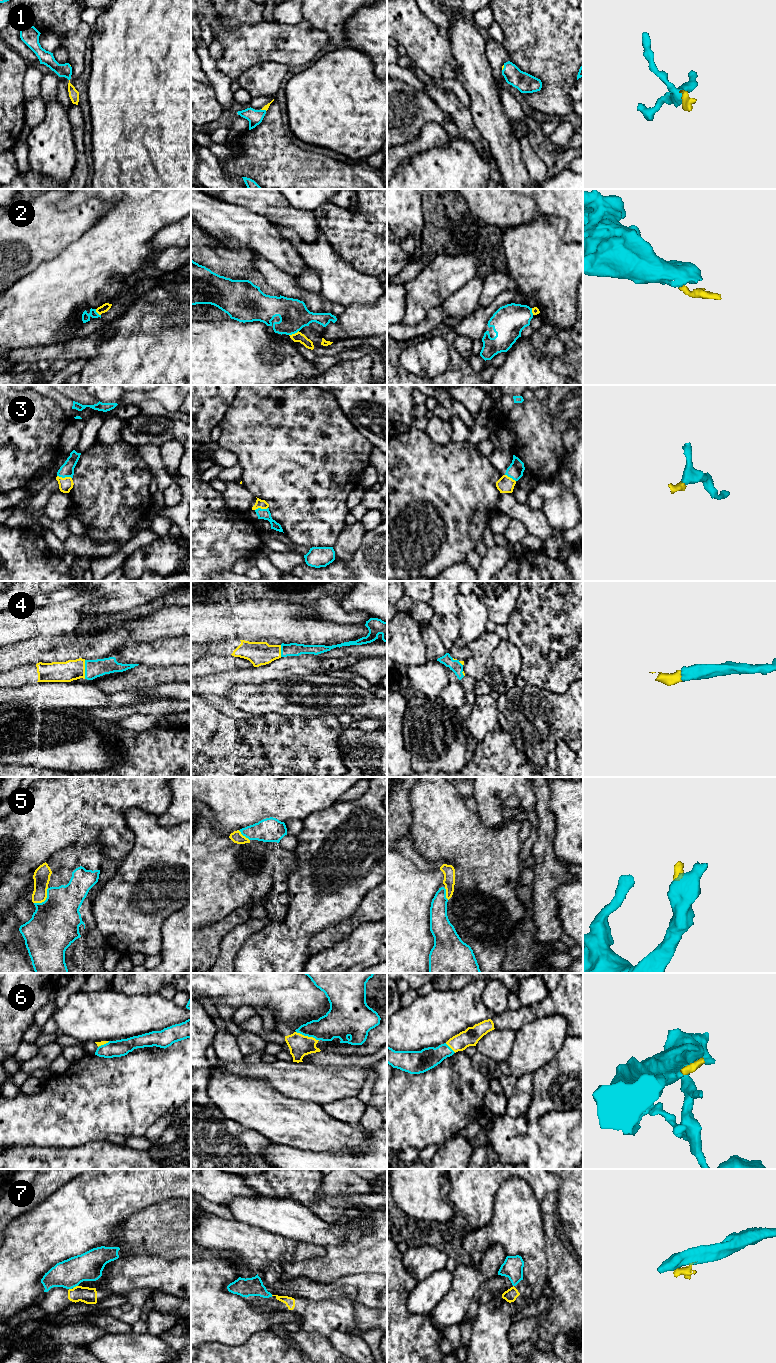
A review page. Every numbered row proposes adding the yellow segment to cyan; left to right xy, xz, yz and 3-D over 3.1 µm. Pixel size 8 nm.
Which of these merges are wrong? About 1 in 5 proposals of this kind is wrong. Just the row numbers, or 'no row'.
7

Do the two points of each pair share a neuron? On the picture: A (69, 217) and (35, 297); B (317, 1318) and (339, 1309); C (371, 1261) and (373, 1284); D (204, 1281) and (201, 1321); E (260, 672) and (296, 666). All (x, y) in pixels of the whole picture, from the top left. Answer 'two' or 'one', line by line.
A: two
B: one
C: two
D: one
E: one

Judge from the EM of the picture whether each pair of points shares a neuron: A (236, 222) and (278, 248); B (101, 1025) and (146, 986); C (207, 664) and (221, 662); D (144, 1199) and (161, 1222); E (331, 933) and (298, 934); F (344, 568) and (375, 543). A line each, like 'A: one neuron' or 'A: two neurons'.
A: one neuron
B: two neurons
C: one neuron
D: two neurons
E: two neurons
F: one neuron

